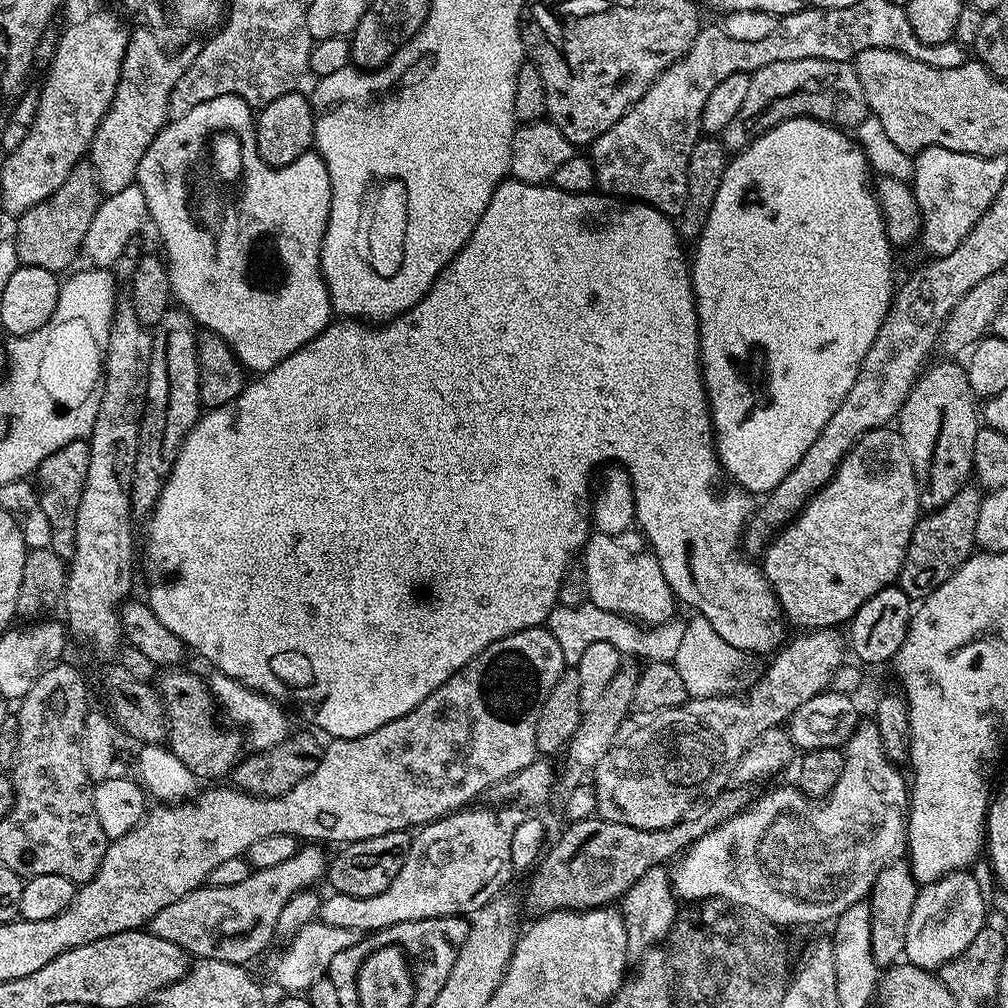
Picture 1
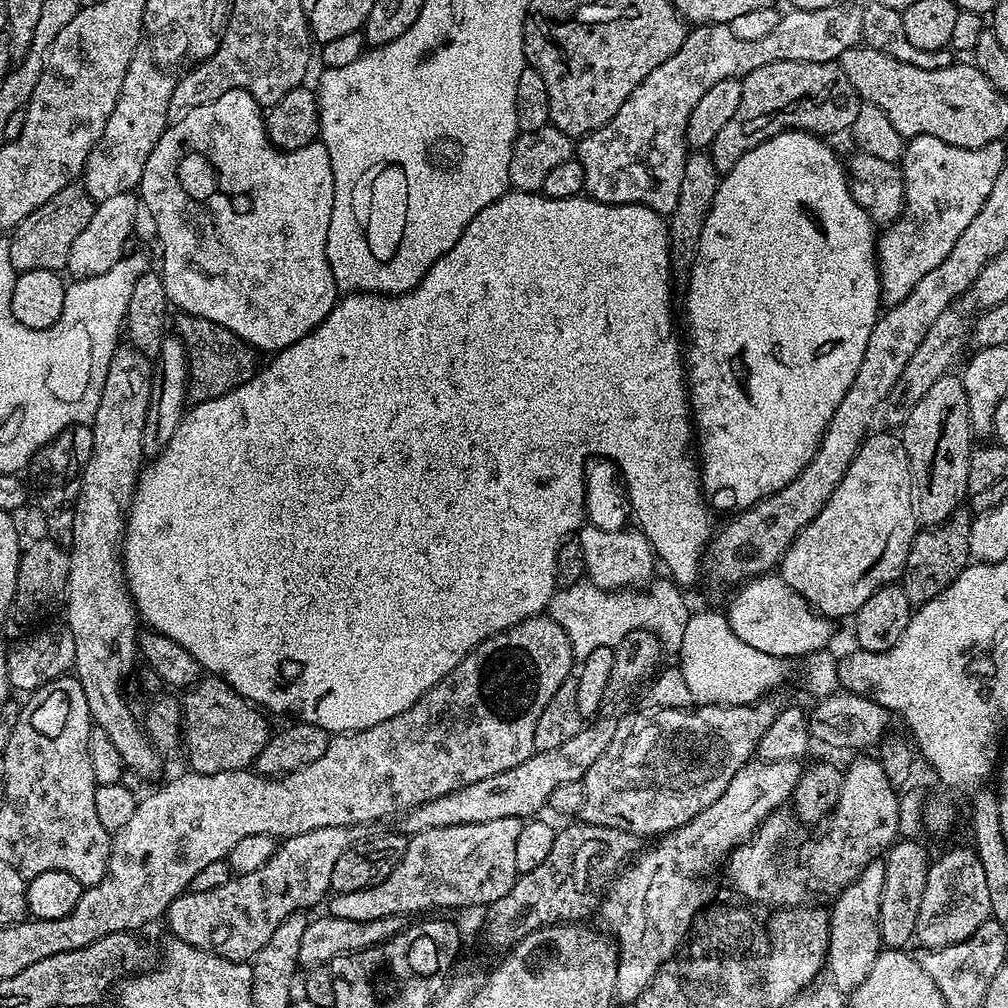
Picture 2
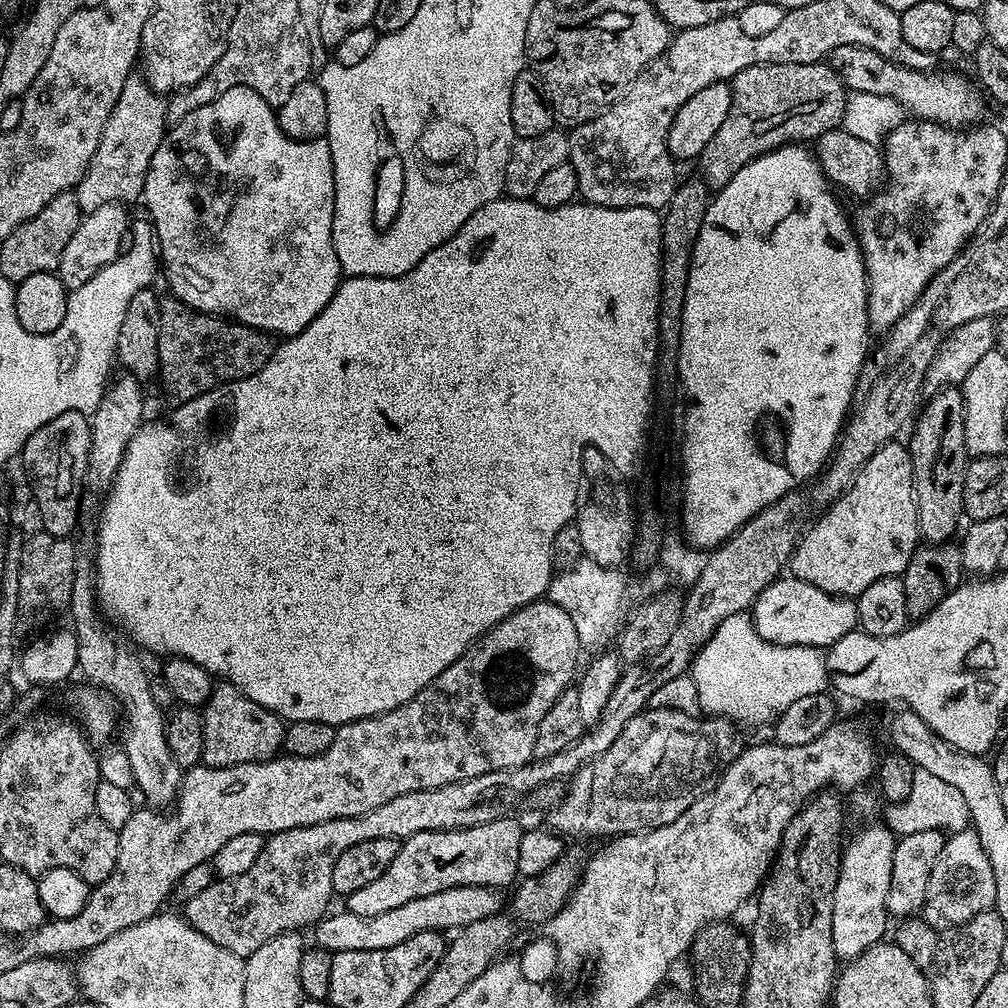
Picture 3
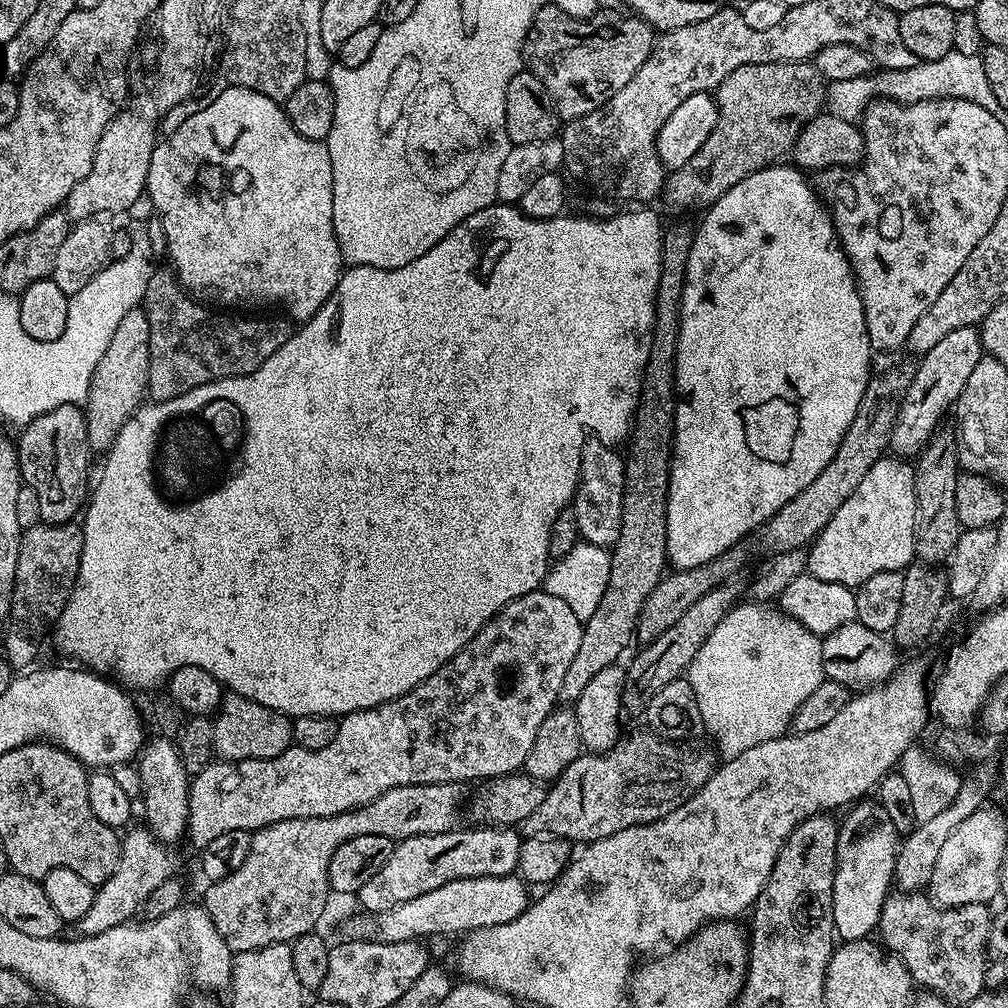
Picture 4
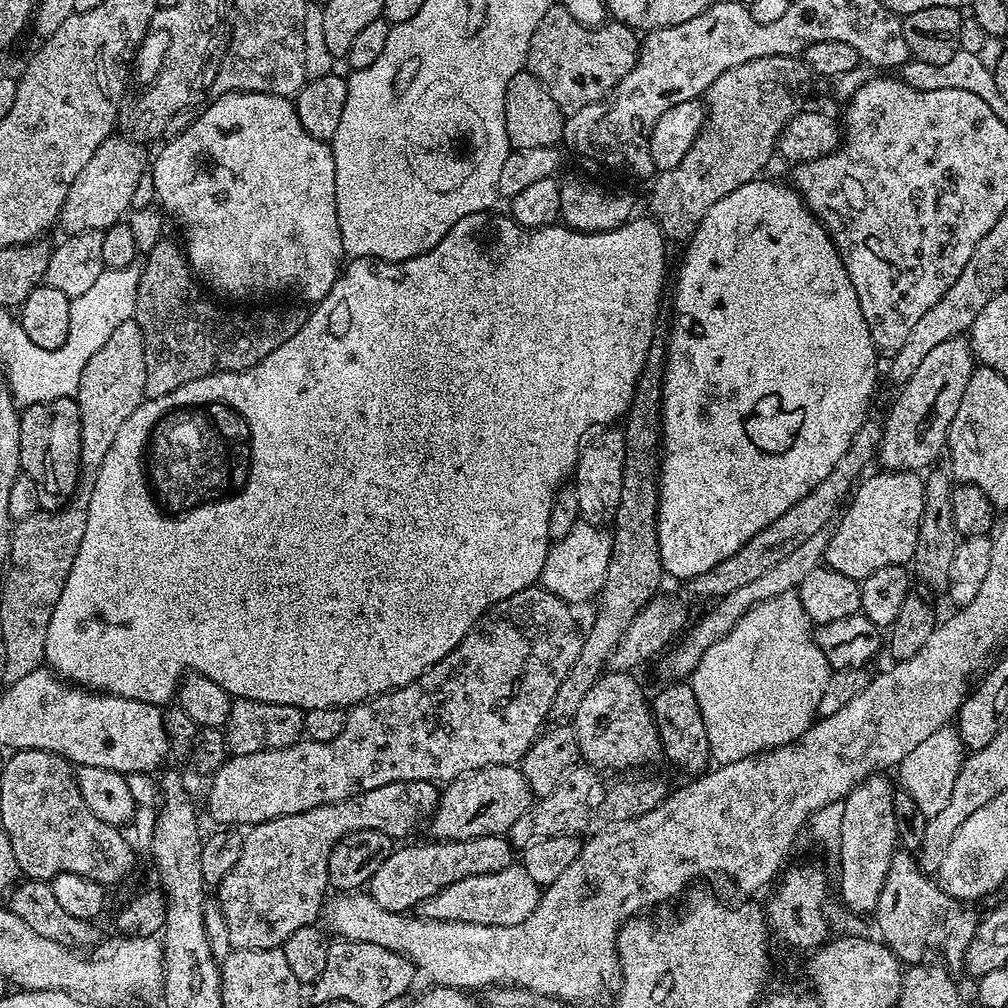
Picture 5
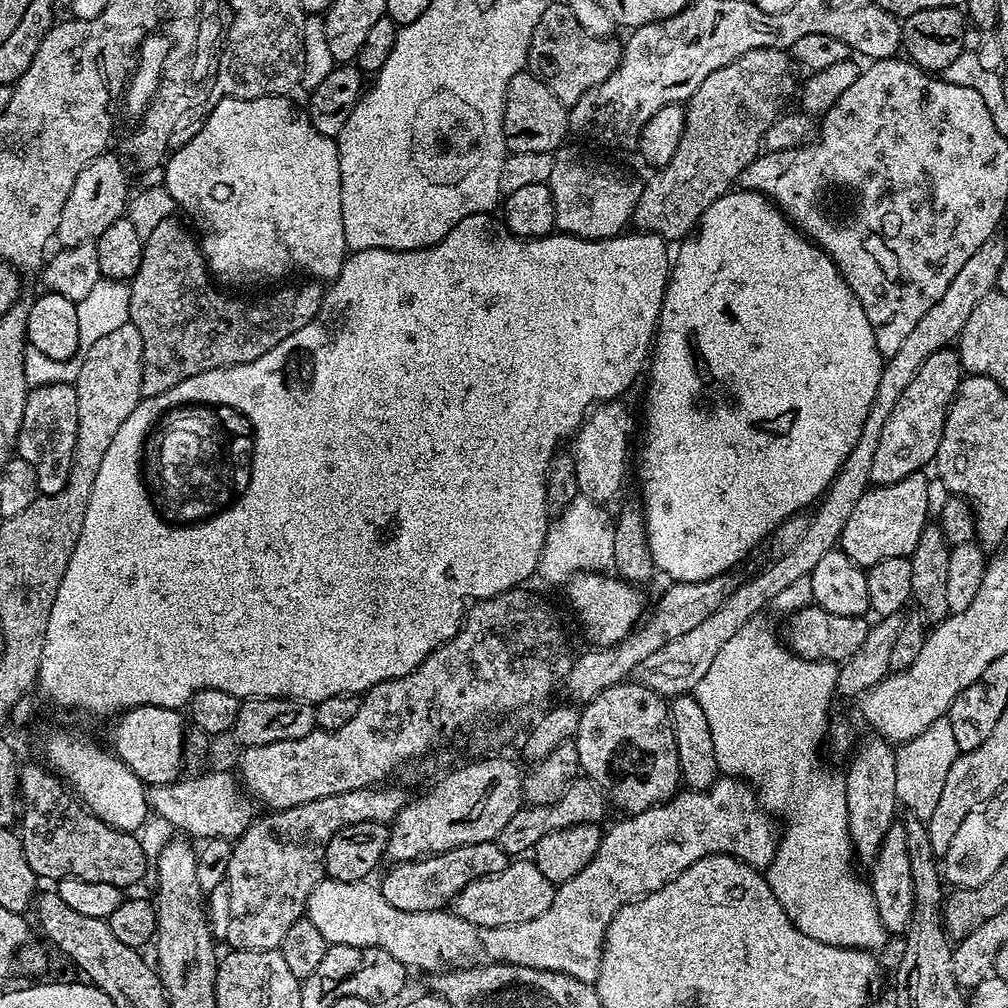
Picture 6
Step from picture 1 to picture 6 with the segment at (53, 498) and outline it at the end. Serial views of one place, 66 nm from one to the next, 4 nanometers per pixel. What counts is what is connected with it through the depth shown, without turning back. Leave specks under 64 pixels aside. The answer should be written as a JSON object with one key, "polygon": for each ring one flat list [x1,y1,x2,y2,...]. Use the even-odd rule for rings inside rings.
{"polygon":[[71,383,38,384,29,391,15,451,34,470,37,489,53,496,66,486,78,442,78,394]]}

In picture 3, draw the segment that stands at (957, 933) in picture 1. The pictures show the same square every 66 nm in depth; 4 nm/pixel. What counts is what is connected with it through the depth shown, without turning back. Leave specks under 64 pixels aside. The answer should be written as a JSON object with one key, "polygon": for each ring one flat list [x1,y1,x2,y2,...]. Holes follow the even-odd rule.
{"polygon":[[974,830,951,833,944,841,942,854,938,854,938,862,934,862,934,870,930,870,930,886,926,886,922,918,943,930,967,924,980,912,995,907,994,870,990,858,986,858,986,850,982,850,978,834]]}

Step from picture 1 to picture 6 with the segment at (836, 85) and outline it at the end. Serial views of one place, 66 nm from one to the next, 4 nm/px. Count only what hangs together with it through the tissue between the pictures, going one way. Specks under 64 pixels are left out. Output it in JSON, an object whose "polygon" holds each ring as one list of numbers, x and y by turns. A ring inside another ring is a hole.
{"polygon":[[783,48,750,50,722,66,722,70,714,70,686,101,684,129,674,158,643,181,631,223,639,231,652,232,666,242,685,239,700,223,702,214,718,198,733,191,742,170,761,155,766,130,797,91,798,80,792,77,792,71,791,55]]}

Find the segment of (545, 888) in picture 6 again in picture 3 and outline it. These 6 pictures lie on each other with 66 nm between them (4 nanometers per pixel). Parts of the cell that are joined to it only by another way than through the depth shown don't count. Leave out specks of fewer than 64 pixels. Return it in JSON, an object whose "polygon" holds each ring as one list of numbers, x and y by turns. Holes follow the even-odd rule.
{"polygon":[[458,886,440,890,438,894,428,894,426,898,414,898,413,901,406,902,406,906,394,906,394,910,386,910,382,914,363,916,347,910,336,914,332,912,315,925,315,943,334,954,346,950,390,950,390,946,398,946,398,942,406,942,406,938,414,938,414,934,448,934,470,926,470,922,490,918,502,907,500,896,501,893,494,888]]}

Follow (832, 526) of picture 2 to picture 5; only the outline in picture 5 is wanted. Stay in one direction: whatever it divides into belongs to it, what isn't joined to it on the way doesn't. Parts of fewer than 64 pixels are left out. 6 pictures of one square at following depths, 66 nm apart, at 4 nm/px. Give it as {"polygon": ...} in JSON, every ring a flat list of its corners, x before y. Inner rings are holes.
{"polygon":[[874,472,857,483,831,529,832,537,824,555,827,567,857,582,884,566,911,565,924,509,925,477,920,472]]}

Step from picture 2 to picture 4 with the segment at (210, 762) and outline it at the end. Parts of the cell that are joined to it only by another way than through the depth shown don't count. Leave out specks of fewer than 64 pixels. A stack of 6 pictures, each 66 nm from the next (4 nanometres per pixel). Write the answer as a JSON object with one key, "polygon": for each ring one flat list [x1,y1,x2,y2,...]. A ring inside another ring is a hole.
{"polygon":[[228,692,214,714,212,720,214,753,221,761,226,760,265,760,278,758,288,748,293,747,292,720,270,706,262,706,242,694]]}

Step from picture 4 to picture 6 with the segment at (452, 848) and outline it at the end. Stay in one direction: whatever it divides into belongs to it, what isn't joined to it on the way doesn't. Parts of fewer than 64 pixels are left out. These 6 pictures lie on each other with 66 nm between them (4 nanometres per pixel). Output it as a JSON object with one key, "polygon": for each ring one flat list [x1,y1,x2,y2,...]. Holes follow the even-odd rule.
{"polygon":[[496,840,486,842,474,842,474,846,458,846,454,850,446,850,437,856,425,856,422,860,407,860,401,864,393,863,392,869,384,876,384,881,379,881,380,893,398,910,410,910,411,912,439,912,447,909,455,901,463,888,470,886,470,882,481,880,494,874,502,874,510,863,510,857,501,850]]}

